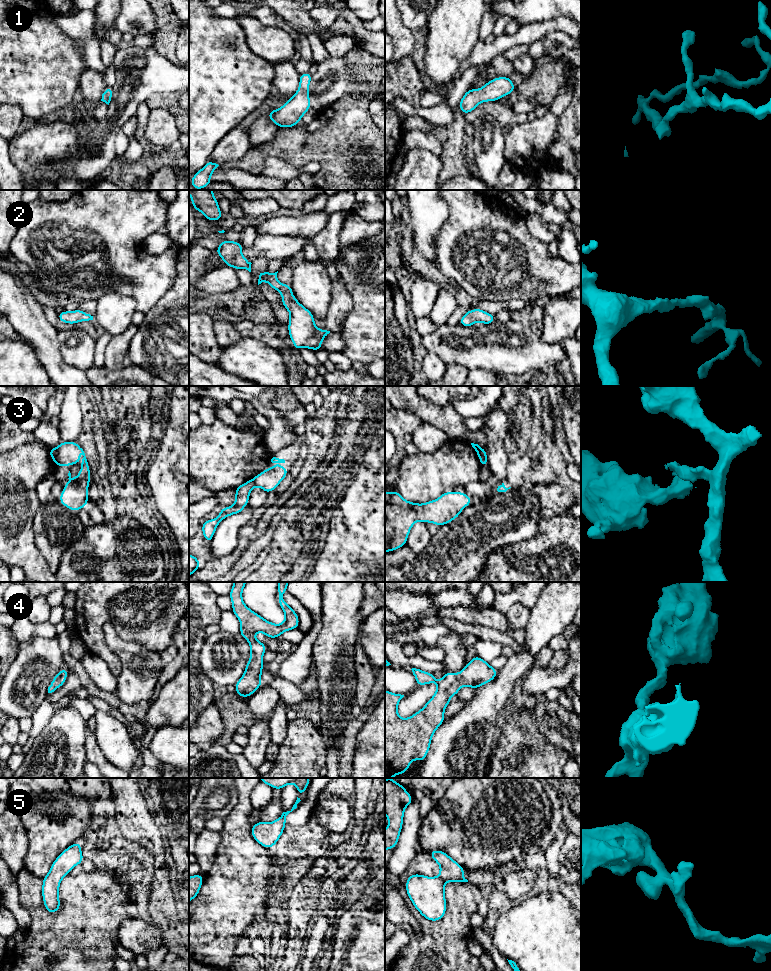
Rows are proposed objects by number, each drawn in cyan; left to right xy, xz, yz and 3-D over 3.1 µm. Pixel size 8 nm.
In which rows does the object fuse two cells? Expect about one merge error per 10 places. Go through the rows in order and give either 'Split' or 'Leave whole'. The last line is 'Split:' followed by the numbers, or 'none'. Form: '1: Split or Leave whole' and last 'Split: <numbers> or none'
1: Leave whole
2: Leave whole
3: Split
4: Leave whole
5: Leave whole
Split: 3

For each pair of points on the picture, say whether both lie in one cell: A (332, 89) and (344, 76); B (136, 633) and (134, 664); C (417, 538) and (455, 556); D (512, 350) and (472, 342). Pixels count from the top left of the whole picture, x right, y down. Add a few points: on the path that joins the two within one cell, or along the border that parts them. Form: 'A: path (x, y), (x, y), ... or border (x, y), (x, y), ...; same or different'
A: path (334, 86), (341, 79); same
B: border (115, 629), (122, 639), (137, 641), (156, 652); different
C: border (433, 534), (429, 543), (415, 555); different
D: path (502, 348), (482, 348); same

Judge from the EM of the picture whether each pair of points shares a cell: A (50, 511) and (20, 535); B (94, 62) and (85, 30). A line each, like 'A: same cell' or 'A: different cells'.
A: different cells
B: same cell

